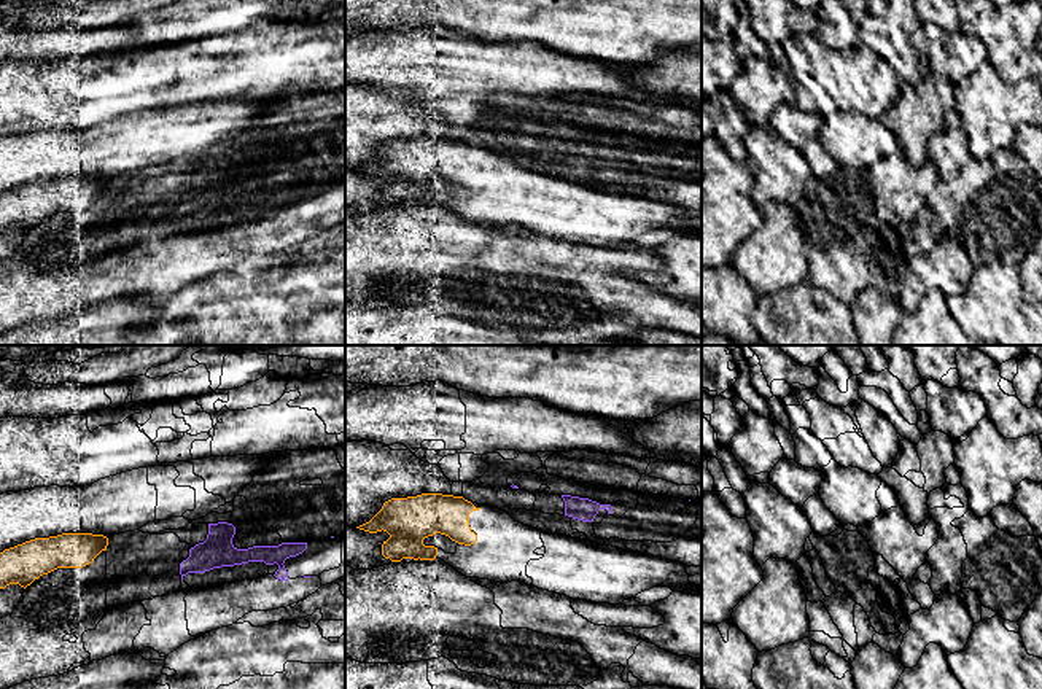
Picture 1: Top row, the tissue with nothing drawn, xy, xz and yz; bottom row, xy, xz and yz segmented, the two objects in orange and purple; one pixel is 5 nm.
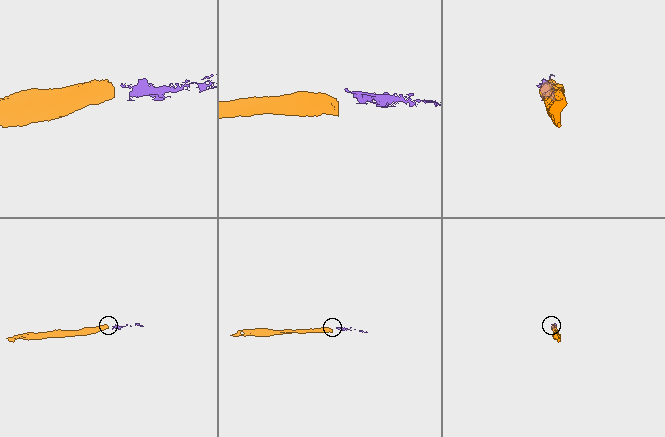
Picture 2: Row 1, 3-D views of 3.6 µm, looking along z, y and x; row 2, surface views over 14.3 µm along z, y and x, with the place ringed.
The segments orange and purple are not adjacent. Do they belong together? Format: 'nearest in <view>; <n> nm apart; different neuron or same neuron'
nearest in xz; 200 nm apart; different neuron

